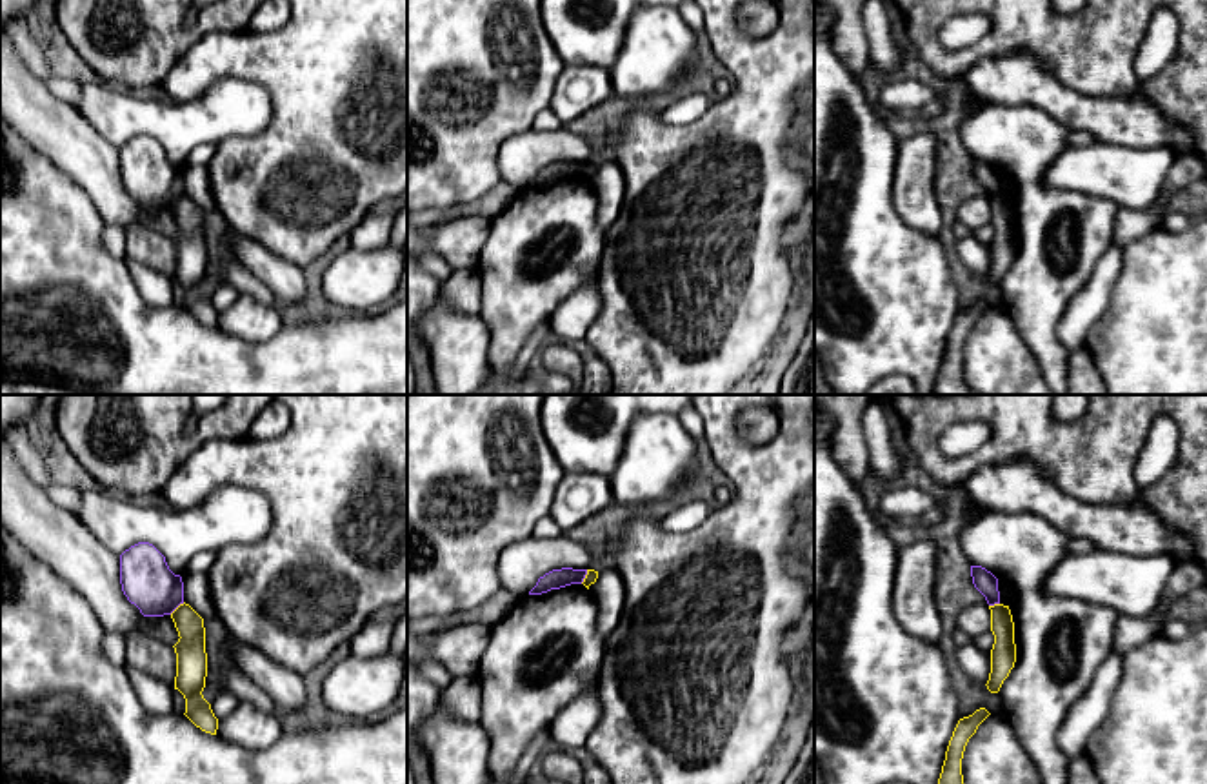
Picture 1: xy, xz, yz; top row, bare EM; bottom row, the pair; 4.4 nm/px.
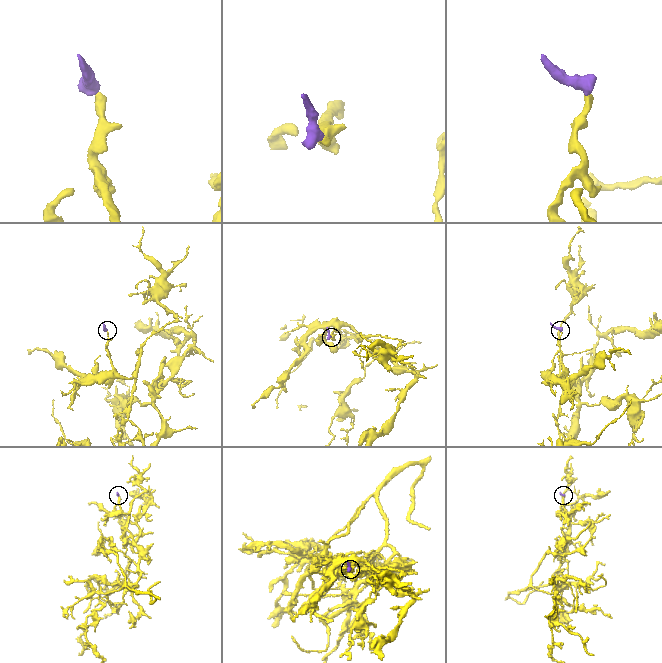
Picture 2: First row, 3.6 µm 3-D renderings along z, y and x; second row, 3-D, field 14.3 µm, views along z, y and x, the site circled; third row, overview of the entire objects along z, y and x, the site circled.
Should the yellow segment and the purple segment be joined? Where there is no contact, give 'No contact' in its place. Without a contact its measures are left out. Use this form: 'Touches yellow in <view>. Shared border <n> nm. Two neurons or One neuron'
Touches yellow in xy. Shared border 90 nm. Two neurons

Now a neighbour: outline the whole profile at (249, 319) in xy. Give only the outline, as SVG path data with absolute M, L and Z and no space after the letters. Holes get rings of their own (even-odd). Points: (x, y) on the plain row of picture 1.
M238 293L234 304L218 313L216 327L247 342L267 342L284 327L284 320L276 307Z

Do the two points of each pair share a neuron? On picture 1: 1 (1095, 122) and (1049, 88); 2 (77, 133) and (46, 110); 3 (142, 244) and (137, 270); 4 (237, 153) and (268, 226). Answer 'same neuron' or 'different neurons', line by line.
1: same neuron
2: same neuron
3: different neurons
4: same neuron

